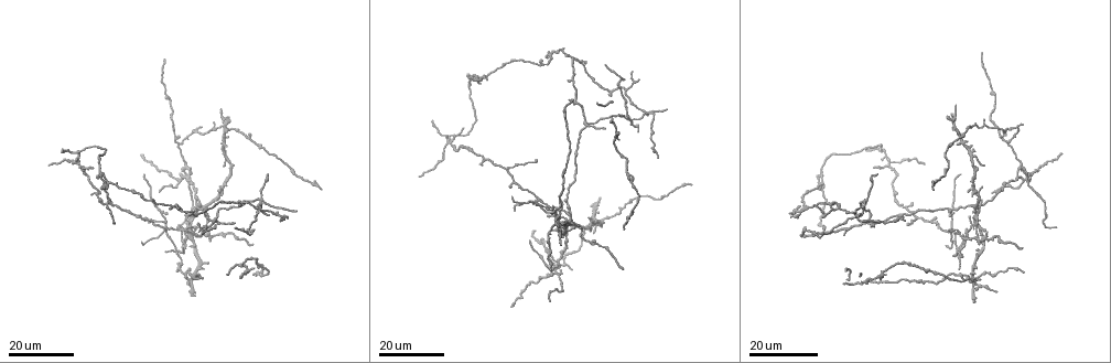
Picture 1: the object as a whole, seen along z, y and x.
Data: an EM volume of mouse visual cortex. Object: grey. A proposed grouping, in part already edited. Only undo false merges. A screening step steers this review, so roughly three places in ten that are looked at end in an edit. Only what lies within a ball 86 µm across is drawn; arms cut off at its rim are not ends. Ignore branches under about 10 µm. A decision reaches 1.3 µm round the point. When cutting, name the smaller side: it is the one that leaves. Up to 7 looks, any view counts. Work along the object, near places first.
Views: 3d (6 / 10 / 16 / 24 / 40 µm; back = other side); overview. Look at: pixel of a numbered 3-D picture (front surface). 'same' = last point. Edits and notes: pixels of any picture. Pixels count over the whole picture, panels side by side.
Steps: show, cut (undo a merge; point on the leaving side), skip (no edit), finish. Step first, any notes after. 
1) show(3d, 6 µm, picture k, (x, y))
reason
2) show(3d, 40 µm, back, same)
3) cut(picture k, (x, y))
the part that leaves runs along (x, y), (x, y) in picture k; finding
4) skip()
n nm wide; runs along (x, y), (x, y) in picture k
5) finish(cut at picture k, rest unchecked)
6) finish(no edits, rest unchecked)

show(3d, 16 µm, picture 1, (186, 275))
three-way junction

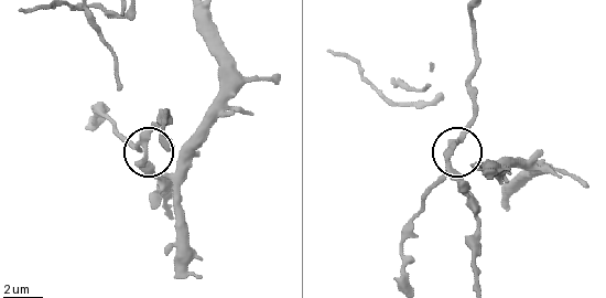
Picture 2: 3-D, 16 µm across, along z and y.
show(3d, 6 µm, picture 2, (139, 146))

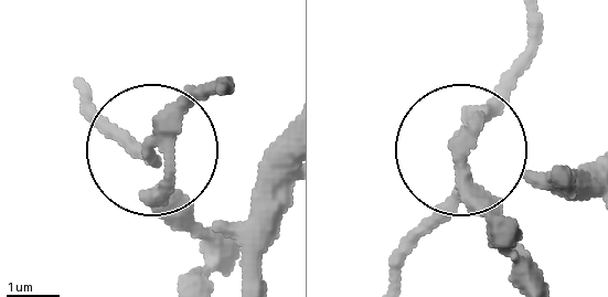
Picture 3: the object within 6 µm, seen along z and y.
skip()
3 arms; continuous, no second neuron

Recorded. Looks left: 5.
show(3d, 16 µm, picture 1, (891, 163))

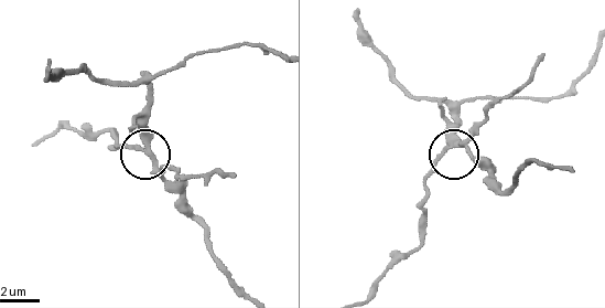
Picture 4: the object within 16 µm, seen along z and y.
show(3d, 6 µm, picture 4, (139, 147))

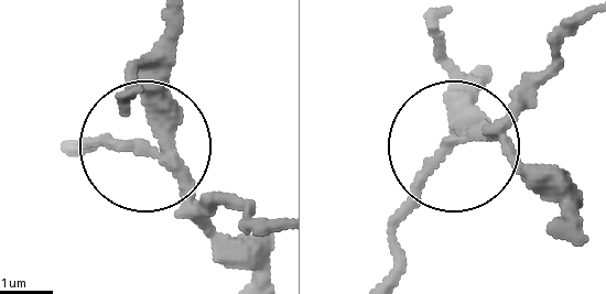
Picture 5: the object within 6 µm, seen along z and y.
cut(picture 5, (234, 207))
side arm 16 µm; a second neuron is stuck on

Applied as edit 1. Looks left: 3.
show(3d, 16 µm, picture 1, (209, 232))
a fork

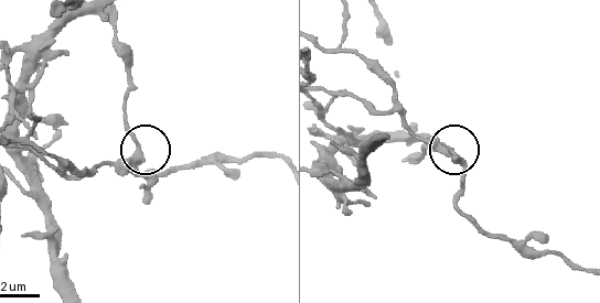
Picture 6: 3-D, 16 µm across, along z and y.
show(3d, 10 µm, picture 6, (136, 164))

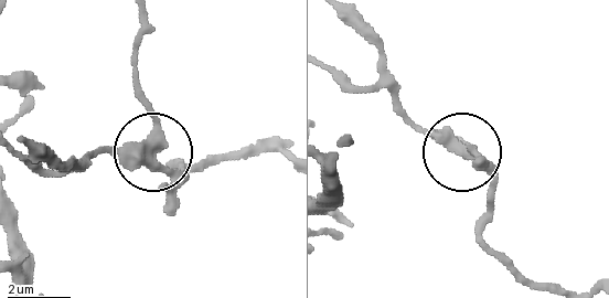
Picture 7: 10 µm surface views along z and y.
cut(picture 7, (139, 99))
the part that leaves runs along (153, 142), (137, 74), (137, 19) in picture 7; two neurons meet here

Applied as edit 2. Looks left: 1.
finish(cut at picture 5, cut at picture 7, rest unchecked)

